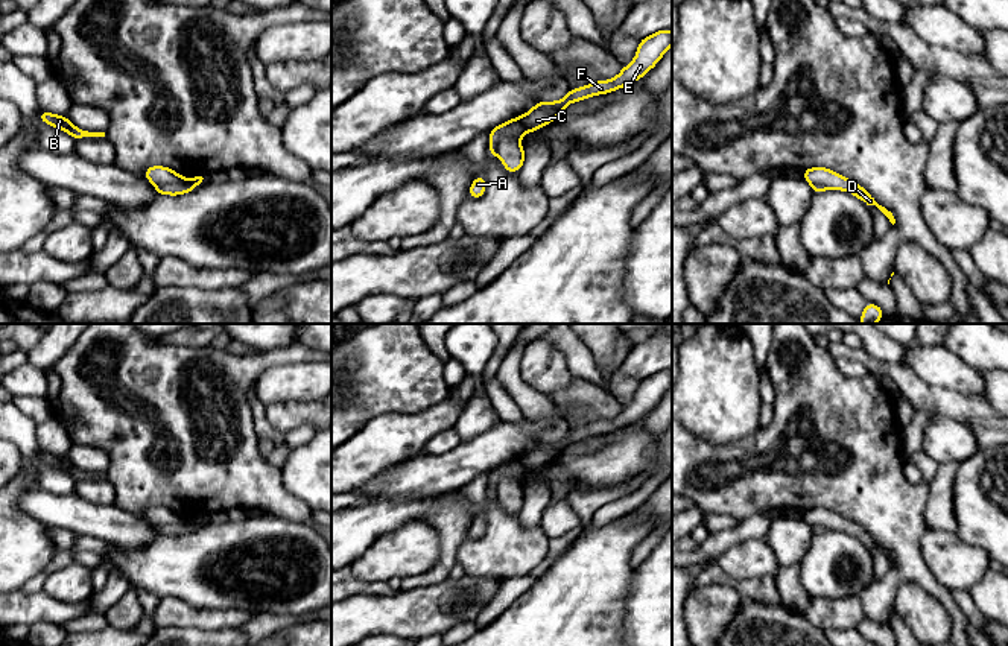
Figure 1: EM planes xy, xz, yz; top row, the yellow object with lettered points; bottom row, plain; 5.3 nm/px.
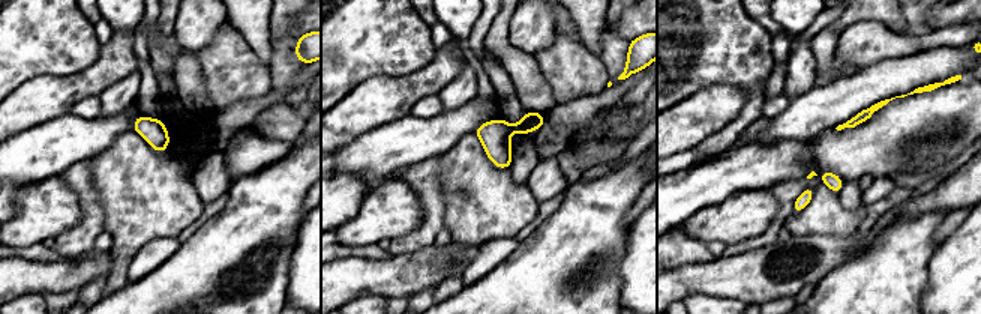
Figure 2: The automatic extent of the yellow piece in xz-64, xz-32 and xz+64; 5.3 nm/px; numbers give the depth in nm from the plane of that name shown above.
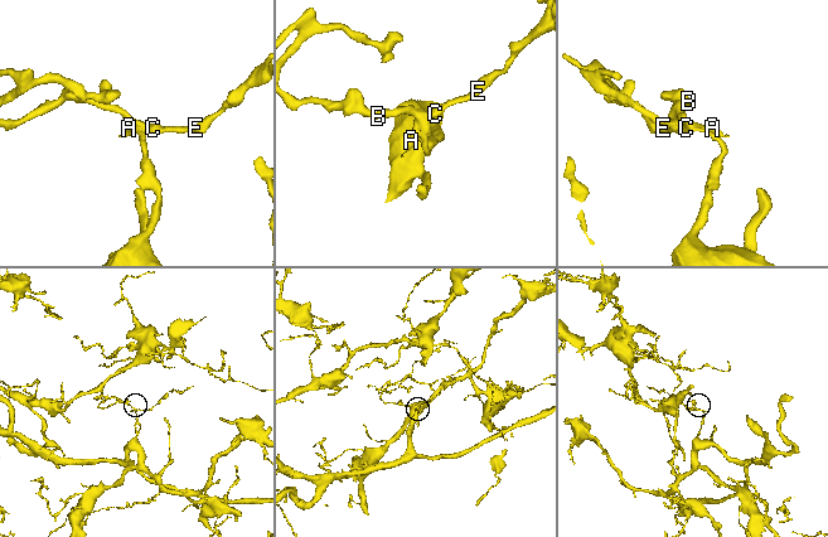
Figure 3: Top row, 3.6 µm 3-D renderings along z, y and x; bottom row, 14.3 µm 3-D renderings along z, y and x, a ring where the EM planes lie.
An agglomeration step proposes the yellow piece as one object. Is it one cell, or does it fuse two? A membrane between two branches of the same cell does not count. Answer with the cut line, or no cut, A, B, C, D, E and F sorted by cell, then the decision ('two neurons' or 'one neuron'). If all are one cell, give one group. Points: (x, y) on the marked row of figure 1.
cut in xy along (183, 178), (154, 186); A C E F / B D; two neurons

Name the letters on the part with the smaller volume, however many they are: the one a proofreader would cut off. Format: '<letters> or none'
A, C, E, F

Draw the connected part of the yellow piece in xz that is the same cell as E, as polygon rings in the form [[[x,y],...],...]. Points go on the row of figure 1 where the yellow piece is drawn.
[[[661,29],[640,40],[636,58],[629,65],[610,81],[598,81],[581,88],[569,90],[558,102],[537,102],[528,114],[518,116],[508,131],[518,137],[537,131],[553,122],[569,103],[588,99],[598,94],[613,93],[622,87],[631,85],[645,76],[672,46],[672,30]]]

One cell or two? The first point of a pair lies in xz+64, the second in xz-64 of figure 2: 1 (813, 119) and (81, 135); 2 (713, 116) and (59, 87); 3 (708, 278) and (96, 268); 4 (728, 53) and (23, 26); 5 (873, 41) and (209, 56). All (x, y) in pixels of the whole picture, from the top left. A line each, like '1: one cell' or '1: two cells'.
1: one cell
2: one cell
3: one cell
4: one cell
5: two cells

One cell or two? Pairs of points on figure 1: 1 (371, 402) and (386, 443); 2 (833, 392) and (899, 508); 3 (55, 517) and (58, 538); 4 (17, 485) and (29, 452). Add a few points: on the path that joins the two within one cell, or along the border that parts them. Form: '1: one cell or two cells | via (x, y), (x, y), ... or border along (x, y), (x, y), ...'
1: two cells | border along (412, 414), (377, 415), (350, 438)
2: one cell | via (833, 421), (870, 479)
3: two cells | border along (47, 526), (69, 529), (78, 535)
4: two cells | border along (28, 464), (35, 473), (38, 484)

